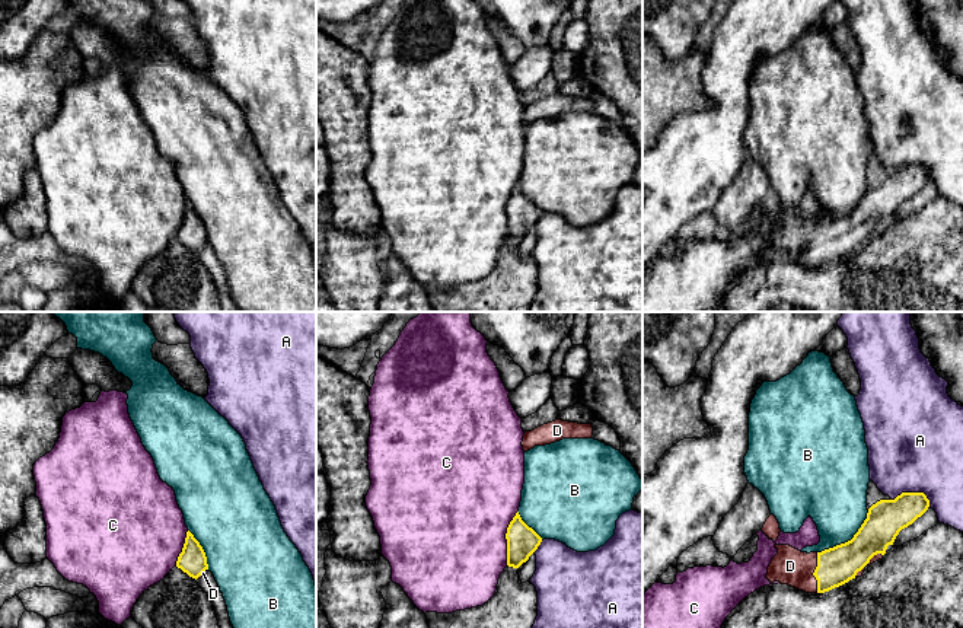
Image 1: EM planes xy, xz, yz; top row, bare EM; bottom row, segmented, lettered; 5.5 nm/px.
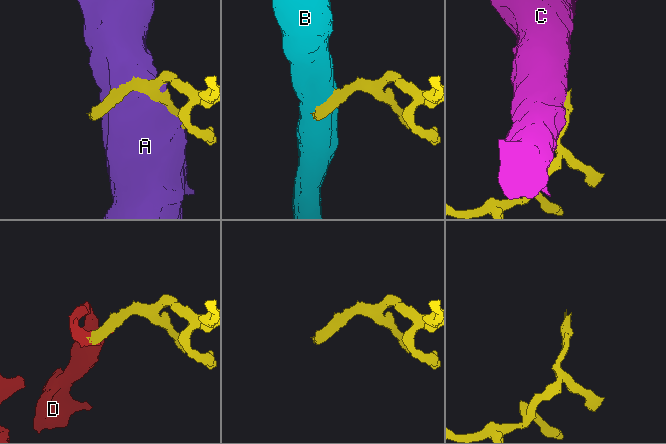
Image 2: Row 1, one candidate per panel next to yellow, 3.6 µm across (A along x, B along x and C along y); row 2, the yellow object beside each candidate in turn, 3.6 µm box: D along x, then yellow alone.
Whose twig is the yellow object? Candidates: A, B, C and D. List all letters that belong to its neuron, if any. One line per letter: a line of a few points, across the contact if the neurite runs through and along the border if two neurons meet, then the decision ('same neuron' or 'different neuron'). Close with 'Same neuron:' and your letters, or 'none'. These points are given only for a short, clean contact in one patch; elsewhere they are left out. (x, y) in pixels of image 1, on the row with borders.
A: different neuron
B: different neuron
C: different neuron
D: line yz (836, 566), (813, 573), (790, 566); same neuron
Same neuron: D

